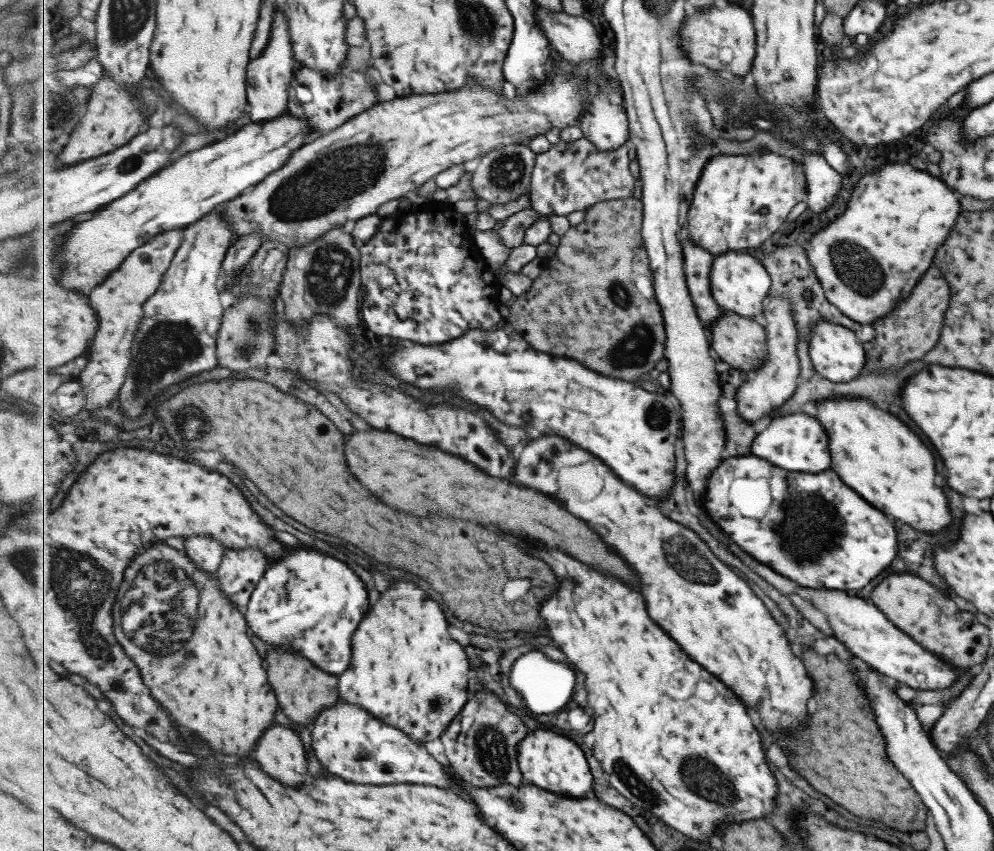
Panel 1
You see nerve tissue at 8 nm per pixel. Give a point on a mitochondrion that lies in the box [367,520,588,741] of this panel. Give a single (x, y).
(434, 702)

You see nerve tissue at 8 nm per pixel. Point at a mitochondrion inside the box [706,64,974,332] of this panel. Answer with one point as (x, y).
(854, 265)

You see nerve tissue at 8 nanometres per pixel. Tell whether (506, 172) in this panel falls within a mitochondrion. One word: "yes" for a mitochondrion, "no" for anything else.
yes

